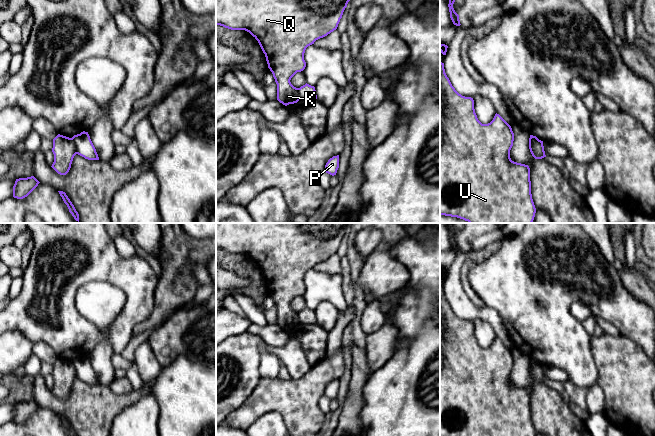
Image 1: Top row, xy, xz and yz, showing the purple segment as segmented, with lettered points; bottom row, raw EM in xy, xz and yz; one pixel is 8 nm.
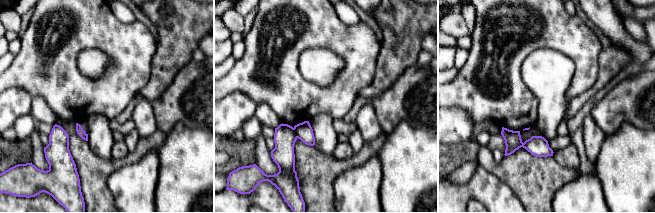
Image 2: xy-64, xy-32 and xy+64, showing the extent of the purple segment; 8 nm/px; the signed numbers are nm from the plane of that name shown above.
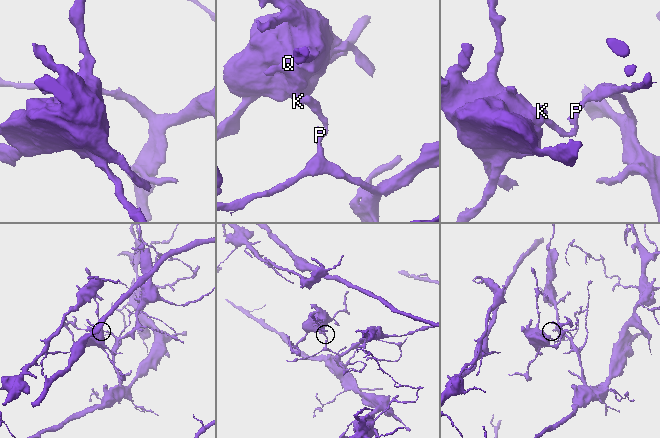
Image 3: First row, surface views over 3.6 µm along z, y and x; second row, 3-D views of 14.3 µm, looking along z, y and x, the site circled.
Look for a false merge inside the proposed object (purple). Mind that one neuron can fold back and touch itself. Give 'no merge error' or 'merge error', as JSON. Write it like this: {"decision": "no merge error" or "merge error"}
{"decision": "merge error"}

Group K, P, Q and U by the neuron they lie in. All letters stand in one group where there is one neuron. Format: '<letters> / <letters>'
K Q U / P

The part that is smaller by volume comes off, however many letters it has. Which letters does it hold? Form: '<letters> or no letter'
K, Q, U

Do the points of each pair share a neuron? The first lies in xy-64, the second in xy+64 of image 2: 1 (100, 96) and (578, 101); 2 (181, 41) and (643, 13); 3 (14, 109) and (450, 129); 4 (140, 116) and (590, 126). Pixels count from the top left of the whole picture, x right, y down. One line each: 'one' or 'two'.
1: two
2: one
3: one
4: one

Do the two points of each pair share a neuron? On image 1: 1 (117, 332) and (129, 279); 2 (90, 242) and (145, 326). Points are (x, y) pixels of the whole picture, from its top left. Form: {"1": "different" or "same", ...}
{"1": "same", "2": "different"}

